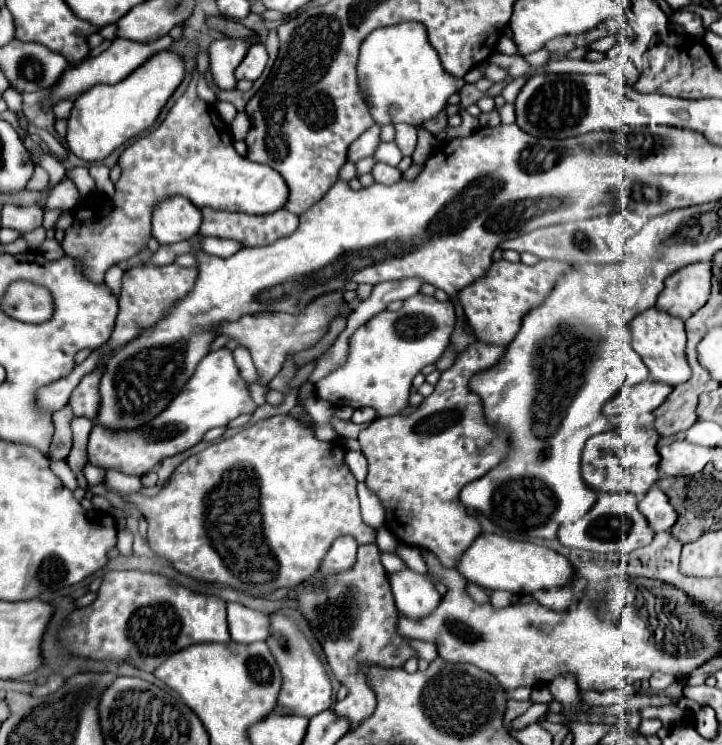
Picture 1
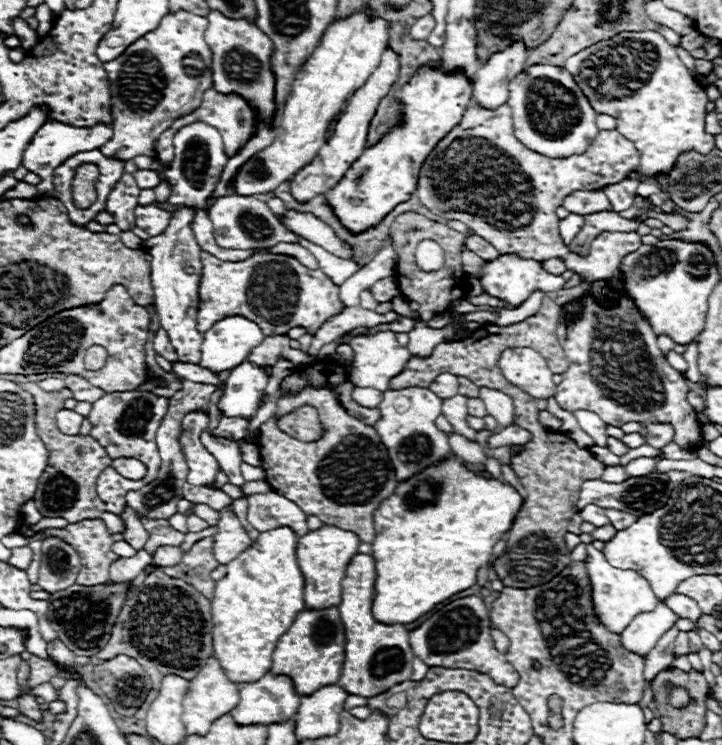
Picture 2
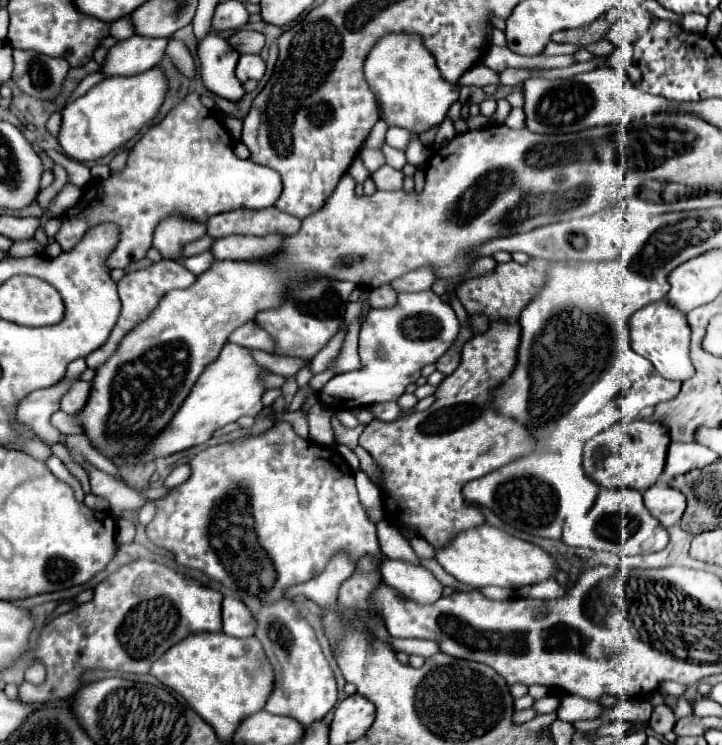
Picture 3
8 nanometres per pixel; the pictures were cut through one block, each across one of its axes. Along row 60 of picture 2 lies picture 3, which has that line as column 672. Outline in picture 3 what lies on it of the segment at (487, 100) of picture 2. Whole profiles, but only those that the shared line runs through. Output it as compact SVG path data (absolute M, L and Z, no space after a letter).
M662 474L659 476L654 486L650 486L644 492L644 504L646 508L652 512L654 518L660 520L660 524L664 524L666 528L680 522L684 508L686 508L686 500L684 494L676 488L670 486L672 480L662 480Z

